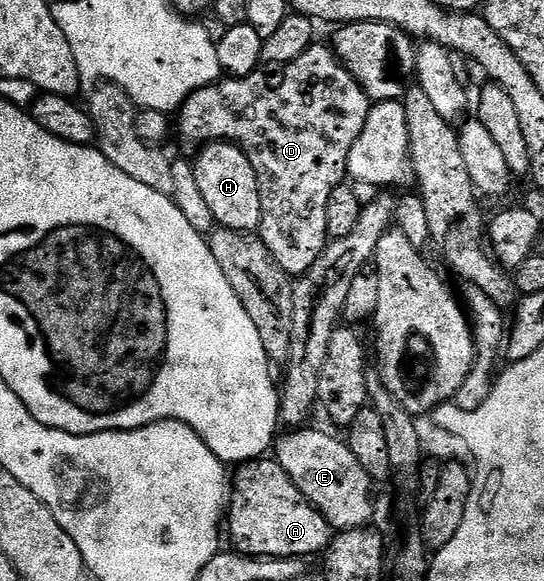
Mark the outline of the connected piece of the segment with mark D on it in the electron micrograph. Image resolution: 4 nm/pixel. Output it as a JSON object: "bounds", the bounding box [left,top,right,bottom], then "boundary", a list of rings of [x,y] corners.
{"bounds":[174,43,370,279],"boundary":[[[320,43],[312,44],[306,51],[302,51],[302,55],[298,55],[298,59],[294,59],[294,63],[283,66],[281,73],[284,74],[281,75],[280,82],[277,85],[271,85],[266,78],[260,77],[259,72],[252,73],[249,77],[221,79],[215,85],[207,85],[189,95],[181,103],[174,117],[174,129],[175,132],[176,129],[180,132],[182,144],[203,147],[213,143],[227,143],[238,146],[248,156],[250,167],[254,167],[254,175],[258,179],[258,191],[262,199],[262,219],[260,220],[258,238],[272,257],[273,264],[292,279],[299,279],[304,276],[304,273],[309,272],[329,244],[328,232],[326,231],[326,203],[330,203],[330,195],[334,195],[337,187],[345,184],[348,177],[350,147],[354,147],[354,139],[358,139],[358,135],[362,135],[362,127],[366,127],[366,119],[370,108],[370,102],[364,93],[364,88],[352,78],[350,71],[346,71],[346,67],[336,58],[335,52],[327,44],[324,45],[320,45]]]}

